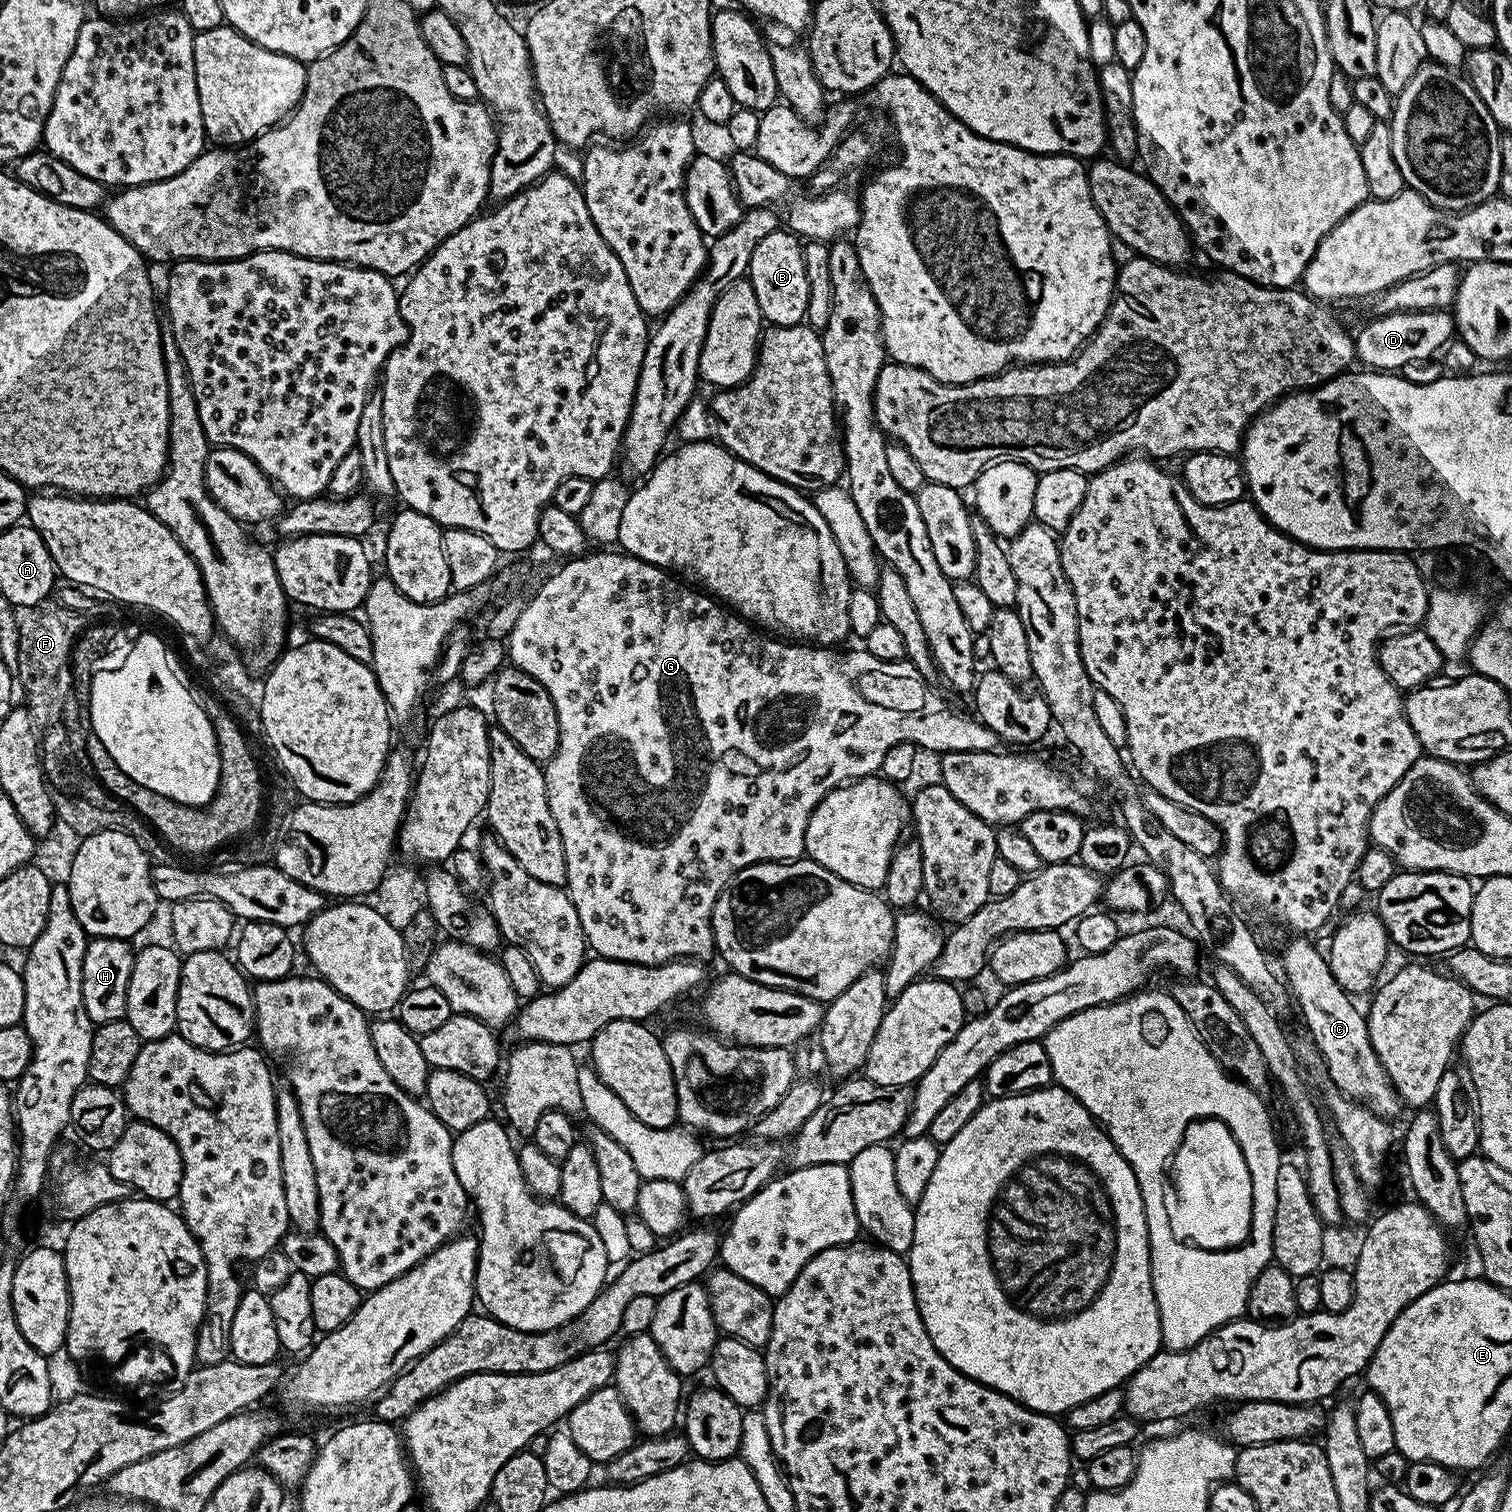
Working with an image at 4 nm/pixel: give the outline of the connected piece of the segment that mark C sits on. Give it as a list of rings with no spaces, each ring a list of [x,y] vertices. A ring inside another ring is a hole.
[[[1292,938],[1284,948],[1284,972],[1283,979],[1290,993],[1294,1004],[1300,1007],[1300,1016],[1304,1019],[1304,1024],[1308,1027],[1308,1032],[1312,1035],[1312,1040],[1316,1043],[1316,1048],[1320,1051],[1320,1056],[1324,1059],[1324,1064],[1328,1067],[1328,1076],[1337,1087],[1339,1093],[1347,1096],[1351,1100],[1361,1102],[1376,1116],[1392,1118],[1399,1108],[1402,1108],[1402,1101],[1392,1089],[1386,1070],[1382,1070],[1382,1064],[1376,1054],[1368,1037],[1368,1022],[1363,1011],[1360,1012],[1352,1005],[1353,997],[1344,991],[1344,987],[1336,981],[1334,974],[1328,965],[1327,955],[1320,952],[1311,944],[1308,938]]]

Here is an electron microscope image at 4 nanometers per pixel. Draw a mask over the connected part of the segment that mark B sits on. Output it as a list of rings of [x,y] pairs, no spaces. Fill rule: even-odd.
[[[777,230],[766,234],[758,242],[750,258],[747,280],[754,286],[758,306],[769,325],[781,328],[805,323],[806,302],[810,298],[810,282],[806,280],[804,244],[801,237],[788,230]]]

